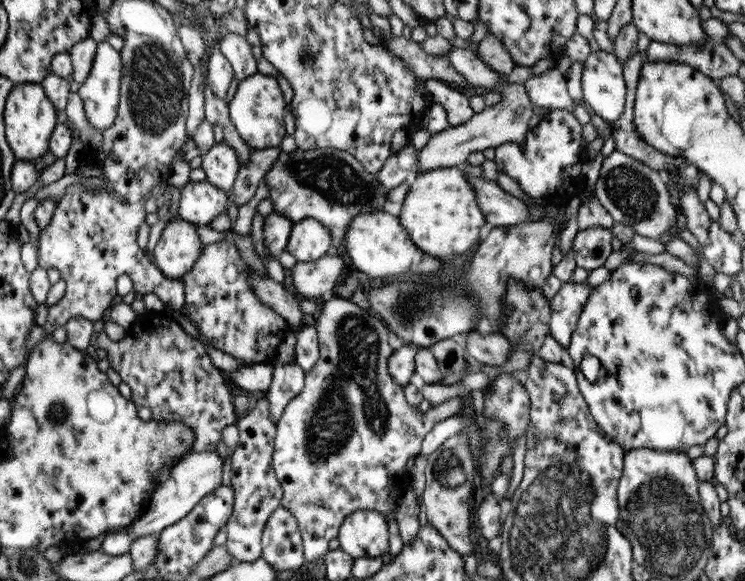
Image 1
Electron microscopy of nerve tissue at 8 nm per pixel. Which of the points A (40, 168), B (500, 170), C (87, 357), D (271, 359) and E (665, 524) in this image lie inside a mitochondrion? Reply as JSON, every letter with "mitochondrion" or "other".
{"A":"other","B":"other","C":"other","D":"other","E":"mitochondrion"}

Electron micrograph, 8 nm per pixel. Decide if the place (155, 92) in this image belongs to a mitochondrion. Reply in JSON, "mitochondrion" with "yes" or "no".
{"mitochondrion":"yes"}

